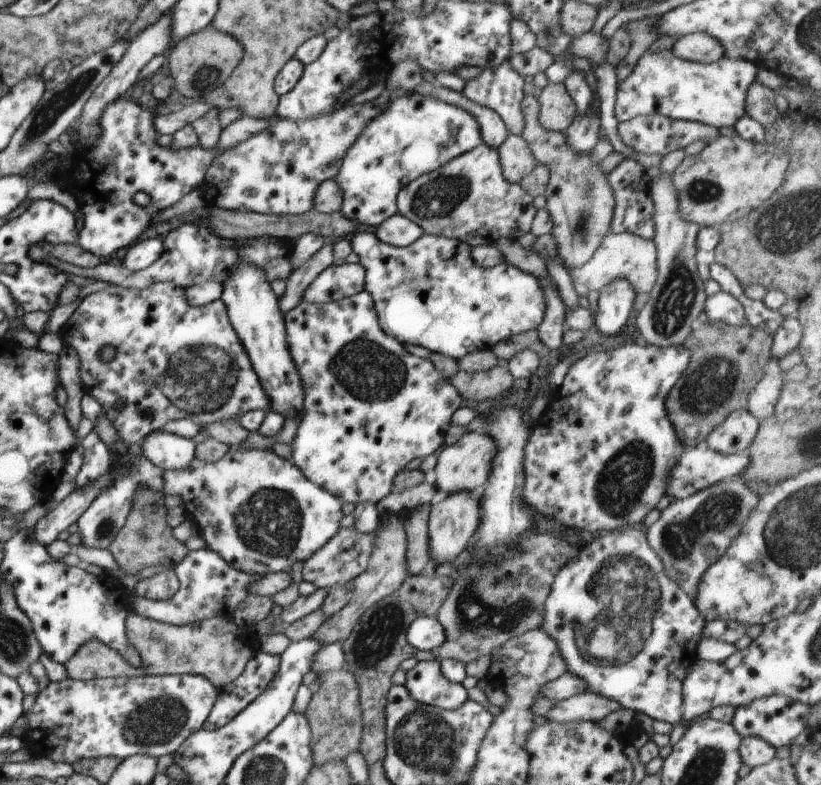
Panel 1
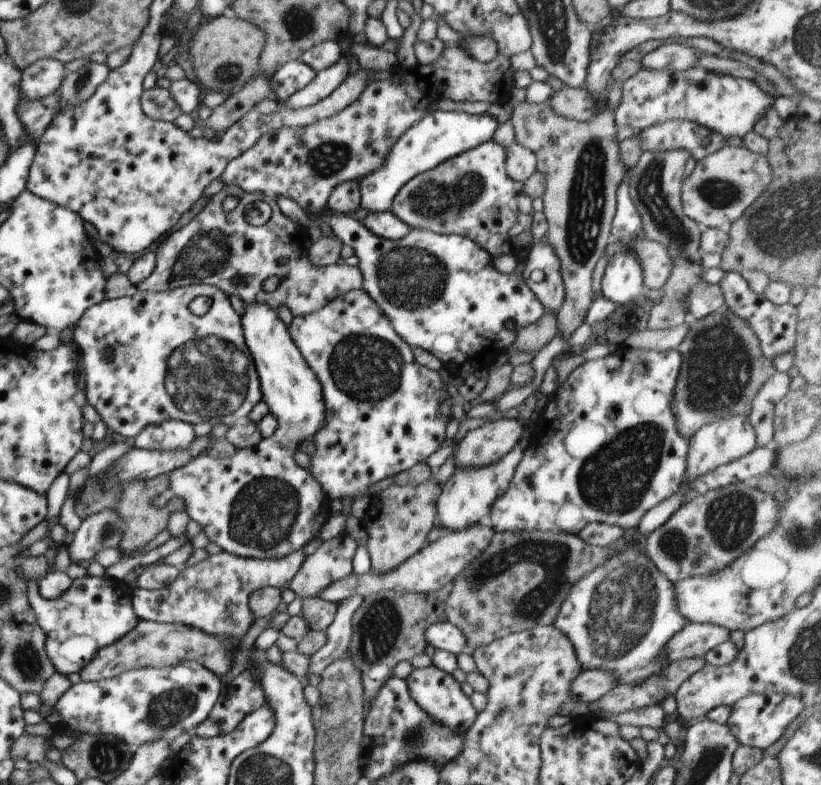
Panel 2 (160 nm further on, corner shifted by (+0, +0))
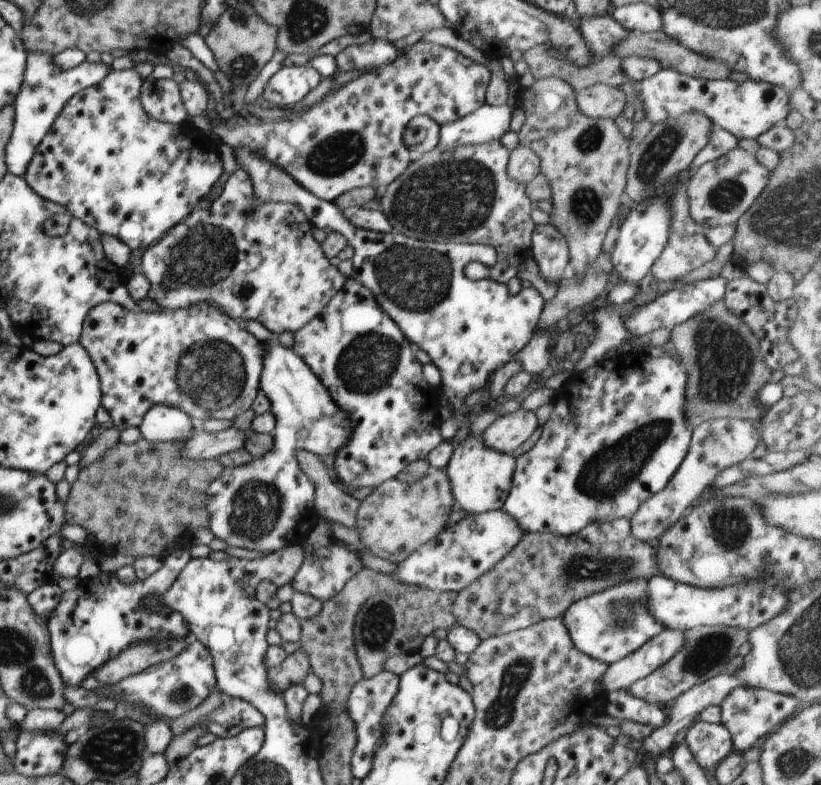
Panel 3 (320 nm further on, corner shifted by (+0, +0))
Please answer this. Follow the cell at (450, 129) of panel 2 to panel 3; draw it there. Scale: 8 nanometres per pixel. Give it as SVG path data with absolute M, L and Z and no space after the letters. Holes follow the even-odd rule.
M482 105L465 117L442 125L438 147L441 151L457 149L464 145L488 144L500 141L508 132L515 106Z

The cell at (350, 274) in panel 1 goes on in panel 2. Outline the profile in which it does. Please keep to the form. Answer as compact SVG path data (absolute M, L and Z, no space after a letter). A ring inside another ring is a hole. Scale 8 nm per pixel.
M224 185L218 193L211 196L206 207L195 218L192 218L181 229L174 230L167 240L164 238L162 242L159 242L159 246L155 251L155 267L152 274L136 287L140 292L159 293L171 291L178 287L204 284L219 288L226 293L227 297L238 296L245 306L258 303L269 306L275 311L280 306L286 306L294 317L311 315L313 312L324 308L337 296L342 296L345 292L351 290L363 288L363 278L357 266L351 267L346 263L316 266L306 260L309 248L312 248L312 245L313 242L308 236L308 227L299 225L294 220L289 219L287 215L284 215L273 197L262 193L243 191L238 185ZM226 196L239 198L238 206L231 212L222 210L222 202ZM256 200L267 202L272 208L270 220L259 227L250 225L244 219L246 210ZM270 276L278 276L280 281L273 292L266 292L264 290L264 280L270 278Z

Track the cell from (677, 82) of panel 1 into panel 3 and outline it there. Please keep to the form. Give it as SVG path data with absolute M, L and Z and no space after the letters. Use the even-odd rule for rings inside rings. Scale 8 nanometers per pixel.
M672 69L658 71L650 78L631 82L644 101L645 117L653 124L678 118L685 112L704 113L716 127L730 131L738 140L757 139L775 124L784 122L793 109L790 95L781 86L753 81L737 82L728 79L704 80L689 77Z

